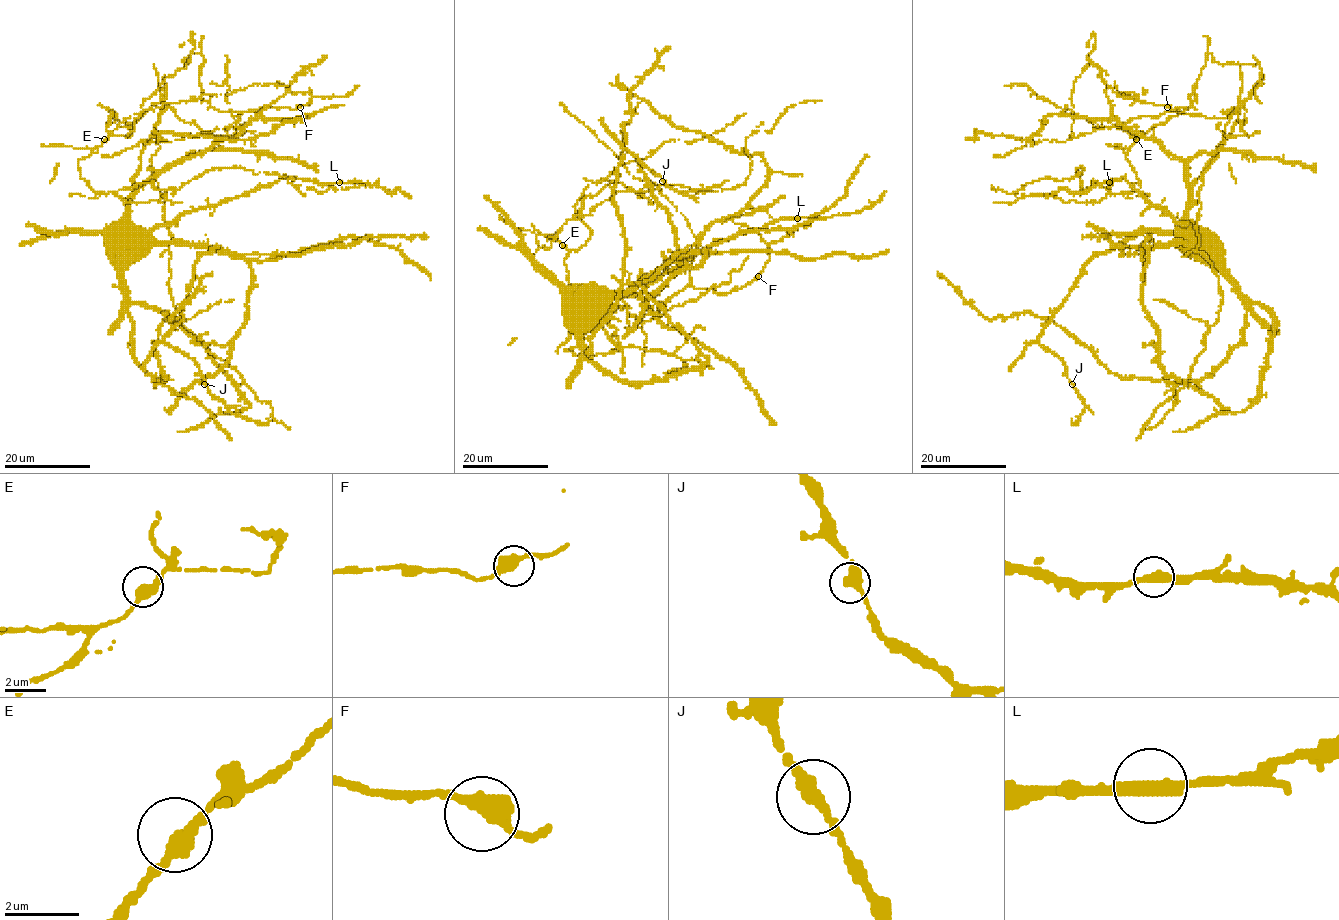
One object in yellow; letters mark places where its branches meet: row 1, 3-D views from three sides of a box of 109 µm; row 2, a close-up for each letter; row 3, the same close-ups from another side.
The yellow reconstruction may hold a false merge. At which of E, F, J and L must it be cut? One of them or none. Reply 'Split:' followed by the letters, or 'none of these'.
Split: none of these

